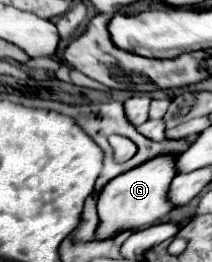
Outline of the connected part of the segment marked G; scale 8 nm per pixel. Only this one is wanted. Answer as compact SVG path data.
M162 154L158 158L150 158L150 162L144 162L142 166L128 170L120 178L114 178L108 186L102 188L102 194L98 198L98 216L100 216L98 238L108 238L118 230L146 228L164 218L174 208L170 206L168 200L168 188L174 178L176 178L174 154Z

